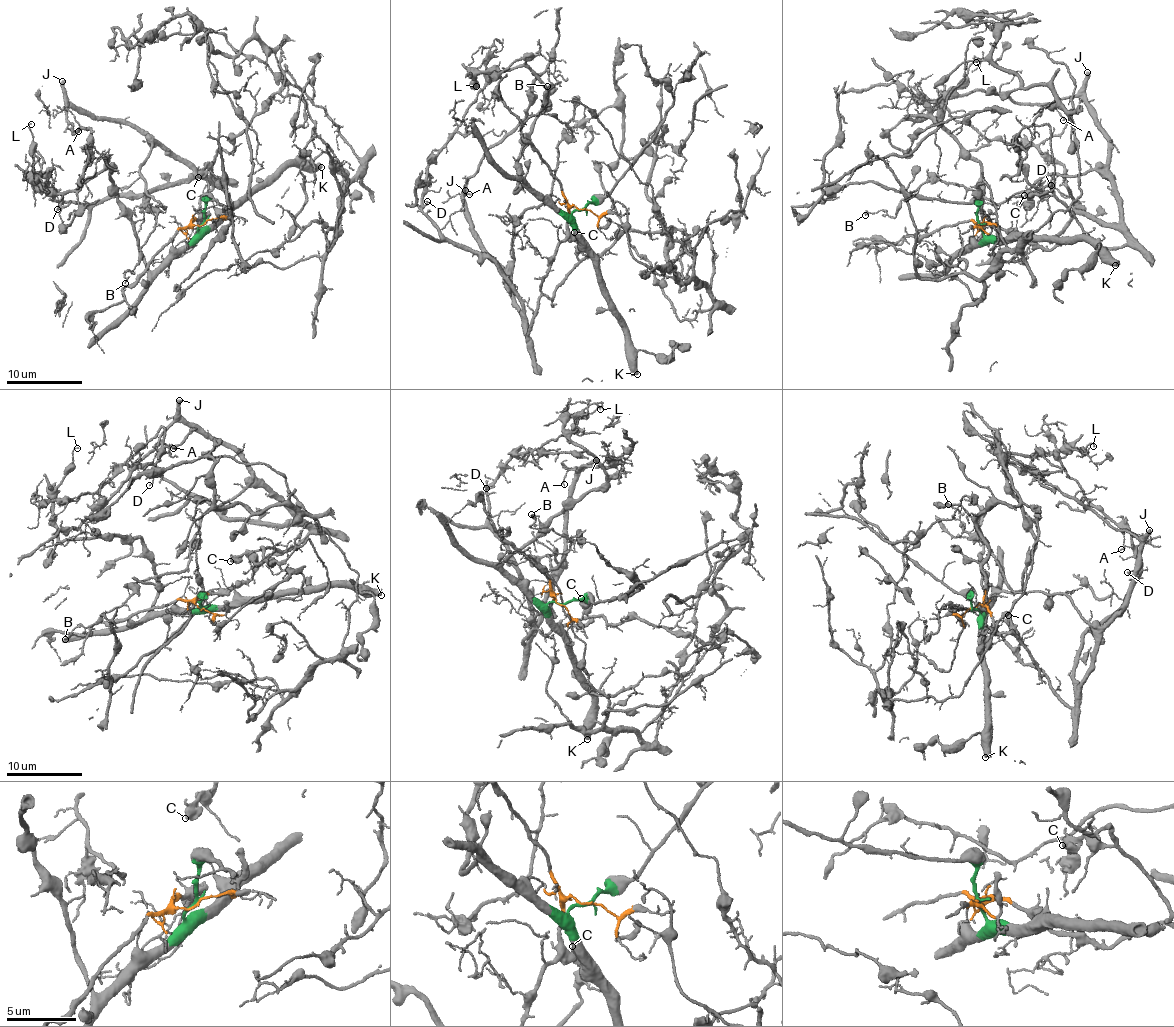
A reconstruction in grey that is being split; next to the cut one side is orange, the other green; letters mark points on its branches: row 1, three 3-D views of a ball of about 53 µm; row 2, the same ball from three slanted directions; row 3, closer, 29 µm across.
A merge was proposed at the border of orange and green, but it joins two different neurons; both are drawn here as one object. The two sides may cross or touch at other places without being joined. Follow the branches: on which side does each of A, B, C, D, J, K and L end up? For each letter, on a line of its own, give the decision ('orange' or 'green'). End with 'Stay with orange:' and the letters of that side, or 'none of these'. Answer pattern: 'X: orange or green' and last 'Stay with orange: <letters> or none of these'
A: orange
B: orange
C: orange
D: orange
J: orange
K: green
L: green
Stay with orange: A, B, C, D, J

